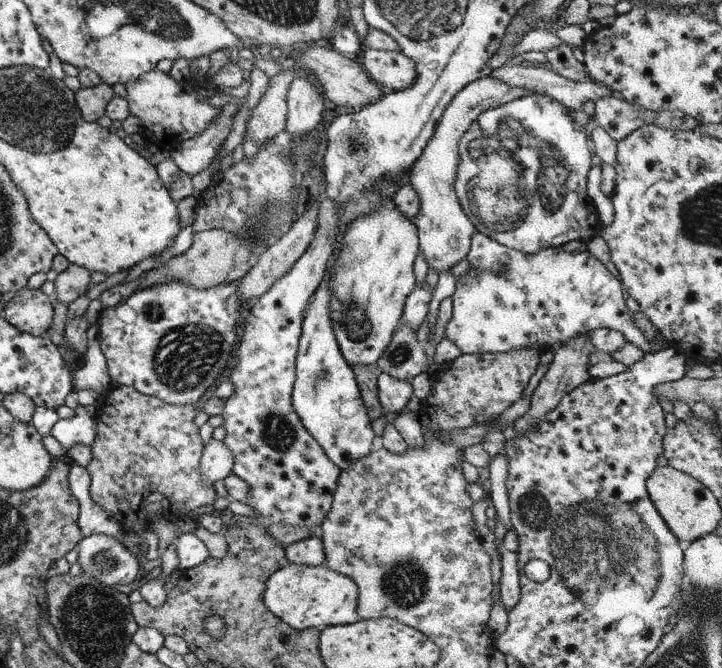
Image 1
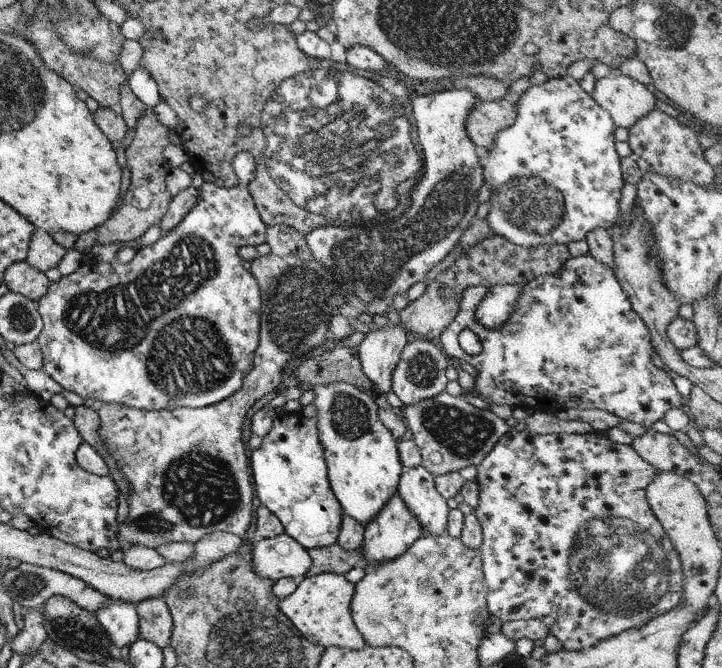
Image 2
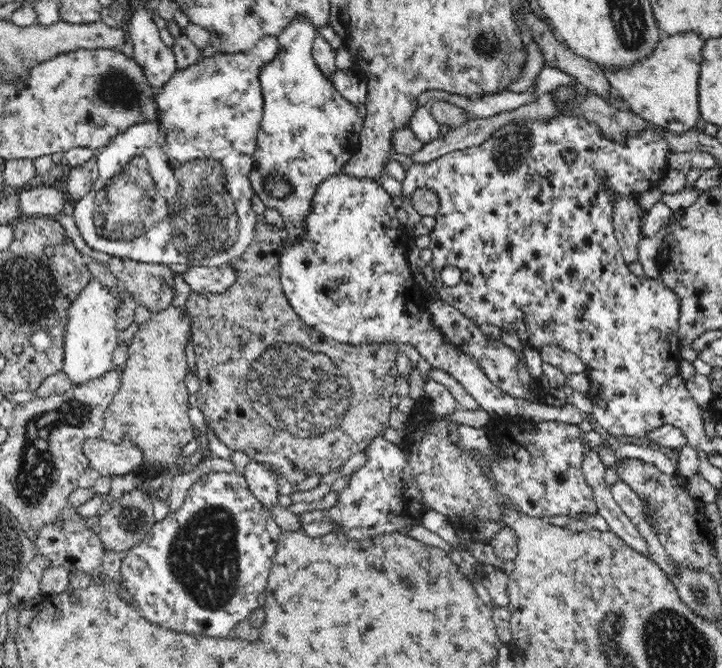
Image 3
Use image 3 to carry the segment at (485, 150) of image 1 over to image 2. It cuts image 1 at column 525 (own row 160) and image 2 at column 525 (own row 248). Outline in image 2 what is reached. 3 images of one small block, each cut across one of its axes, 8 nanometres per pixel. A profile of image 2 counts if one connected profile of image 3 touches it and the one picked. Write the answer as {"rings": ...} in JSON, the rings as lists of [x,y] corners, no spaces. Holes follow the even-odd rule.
{"rings":[[[563,74],[549,78],[541,85],[533,85],[526,88],[520,95],[518,100],[513,104],[515,106],[515,120],[511,126],[501,128],[495,136],[493,136],[493,146],[487,148],[487,156],[485,158],[477,158],[479,166],[481,166],[481,178],[483,184],[487,184],[492,192],[489,196],[489,210],[486,212],[487,224],[491,228],[491,232],[495,236],[505,238],[507,242],[520,246],[521,248],[537,248],[543,244],[547,245],[567,245],[569,242],[584,240],[584,237],[591,231],[597,228],[609,230],[616,222],[619,208],[619,196],[621,196],[621,188],[623,188],[623,178],[620,172],[620,158],[615,151],[615,140],[613,131],[616,128],[609,118],[609,114],[593,102],[593,98],[587,95],[579,87],[577,81],[571,76]]]}

